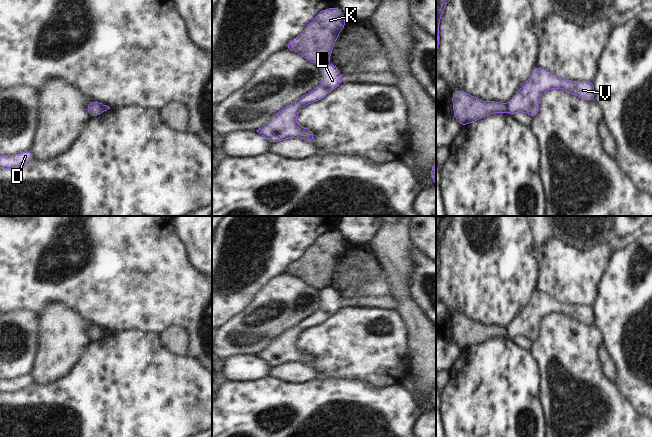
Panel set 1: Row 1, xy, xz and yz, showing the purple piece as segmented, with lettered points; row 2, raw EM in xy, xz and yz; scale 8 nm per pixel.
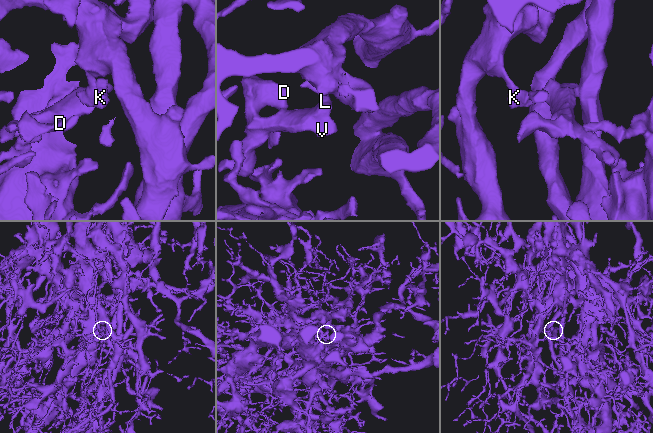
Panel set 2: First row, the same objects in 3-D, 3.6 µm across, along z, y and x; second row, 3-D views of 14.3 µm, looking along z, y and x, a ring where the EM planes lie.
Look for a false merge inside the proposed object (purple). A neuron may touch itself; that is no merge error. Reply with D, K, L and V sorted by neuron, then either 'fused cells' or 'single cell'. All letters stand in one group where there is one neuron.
D L V / K | fused cells

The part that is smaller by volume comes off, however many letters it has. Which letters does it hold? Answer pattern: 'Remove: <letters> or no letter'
Remove: D, L, V

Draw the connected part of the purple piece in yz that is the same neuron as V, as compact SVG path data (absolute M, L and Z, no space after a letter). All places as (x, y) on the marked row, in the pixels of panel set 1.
M537 65L526 83L507 103L508 113L514 115L516 112L522 112L535 117L539 112L541 96L551 89L561 89L585 101L593 101L596 95L594 82L562 79Z

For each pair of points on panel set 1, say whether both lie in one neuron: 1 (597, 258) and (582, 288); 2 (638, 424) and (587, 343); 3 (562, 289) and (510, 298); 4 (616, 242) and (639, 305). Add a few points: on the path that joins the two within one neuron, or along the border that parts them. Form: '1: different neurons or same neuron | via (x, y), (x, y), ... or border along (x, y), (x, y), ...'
1: same neuron | via (590, 265), (582, 273), (582, 281)
2: same neuron | via (617, 405), (587, 375), (587, 364)
3: different neurons | border along (540, 265), (540, 281), (537, 288)
4: different neurons | border along (636, 237), (633, 241), (612, 253)

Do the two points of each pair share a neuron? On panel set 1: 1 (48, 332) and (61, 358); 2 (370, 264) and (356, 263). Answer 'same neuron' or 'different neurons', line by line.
1: same neuron
2: same neuron

